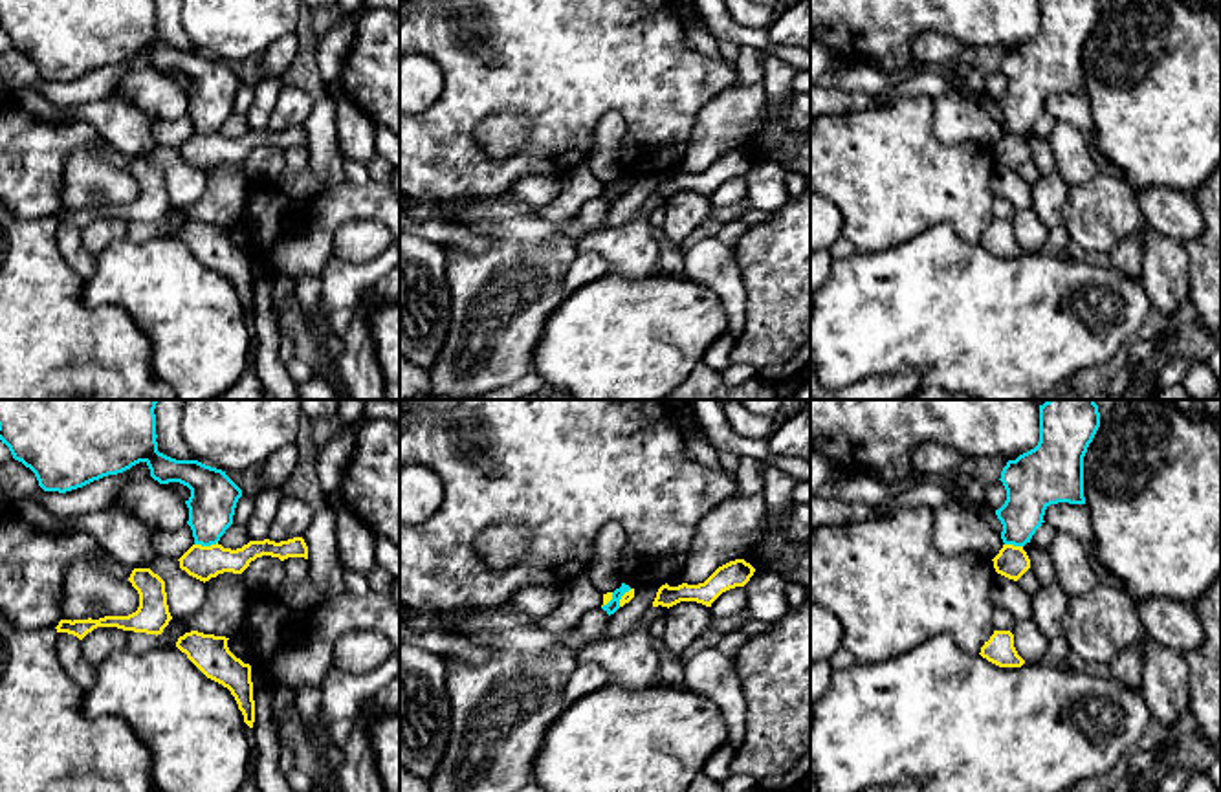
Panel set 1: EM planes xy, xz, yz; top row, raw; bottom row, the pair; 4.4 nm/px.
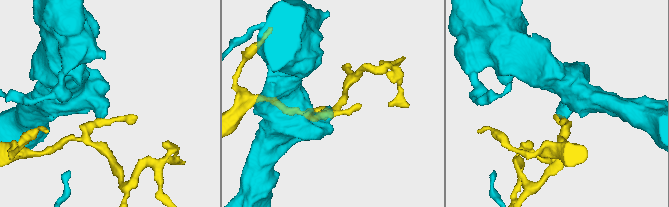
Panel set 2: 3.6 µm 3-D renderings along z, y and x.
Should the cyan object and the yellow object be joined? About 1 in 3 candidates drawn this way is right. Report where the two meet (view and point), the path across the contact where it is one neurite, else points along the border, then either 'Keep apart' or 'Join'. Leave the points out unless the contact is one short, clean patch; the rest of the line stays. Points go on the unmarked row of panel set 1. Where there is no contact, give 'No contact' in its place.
Touches cyan at xy (206, 134). Keep apart

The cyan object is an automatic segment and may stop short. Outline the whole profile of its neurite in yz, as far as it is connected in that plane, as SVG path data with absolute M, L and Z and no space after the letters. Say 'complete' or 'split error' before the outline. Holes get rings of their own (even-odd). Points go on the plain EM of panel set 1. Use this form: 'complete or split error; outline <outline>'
complete; outline M1040 0L1038 35L1001 60L1006 90L996 104L1005 134L1030 132L1050 94L1085 94L1084 46L1098 16L1098 0Z

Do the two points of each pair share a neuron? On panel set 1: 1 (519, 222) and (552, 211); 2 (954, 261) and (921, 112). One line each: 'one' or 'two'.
1: two
2: two

